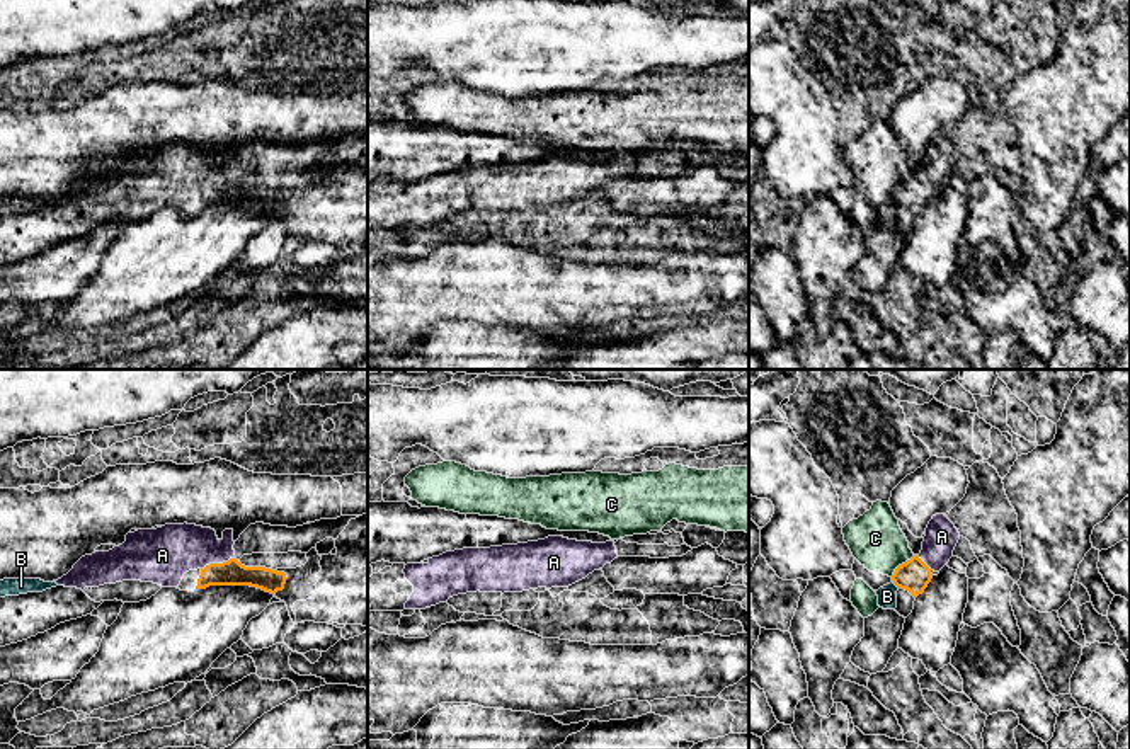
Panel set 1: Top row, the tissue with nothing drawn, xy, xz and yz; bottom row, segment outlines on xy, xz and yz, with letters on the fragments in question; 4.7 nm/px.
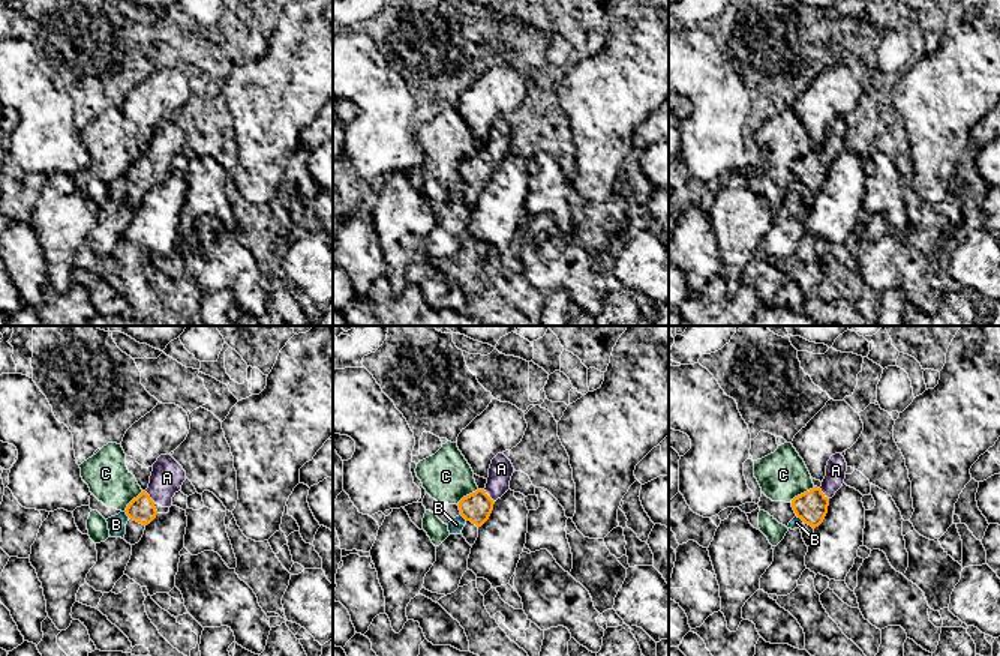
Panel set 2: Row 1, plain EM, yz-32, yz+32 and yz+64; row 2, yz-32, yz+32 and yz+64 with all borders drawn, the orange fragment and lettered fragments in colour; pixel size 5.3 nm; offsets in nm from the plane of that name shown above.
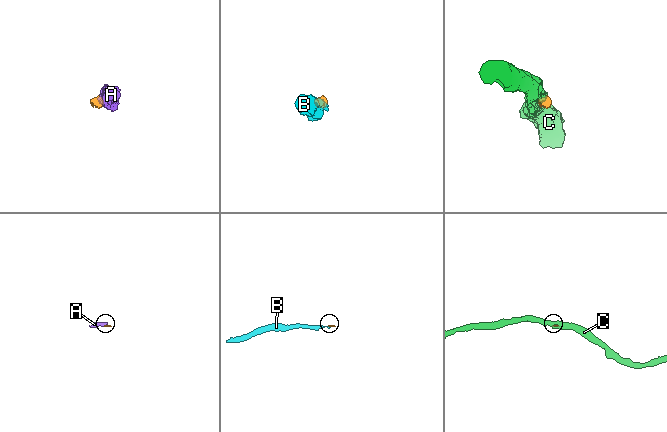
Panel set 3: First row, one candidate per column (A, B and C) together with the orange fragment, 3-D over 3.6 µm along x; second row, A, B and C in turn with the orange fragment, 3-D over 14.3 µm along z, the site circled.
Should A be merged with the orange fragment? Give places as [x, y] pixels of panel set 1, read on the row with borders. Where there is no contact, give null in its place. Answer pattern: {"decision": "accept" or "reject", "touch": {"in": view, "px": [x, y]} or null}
{"decision": "accept", "touch": {"in": "xy", "px": [216, 564]}}

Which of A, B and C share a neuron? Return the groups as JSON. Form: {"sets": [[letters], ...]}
{"sets": [["A"], ["B"], ["C"]]}

